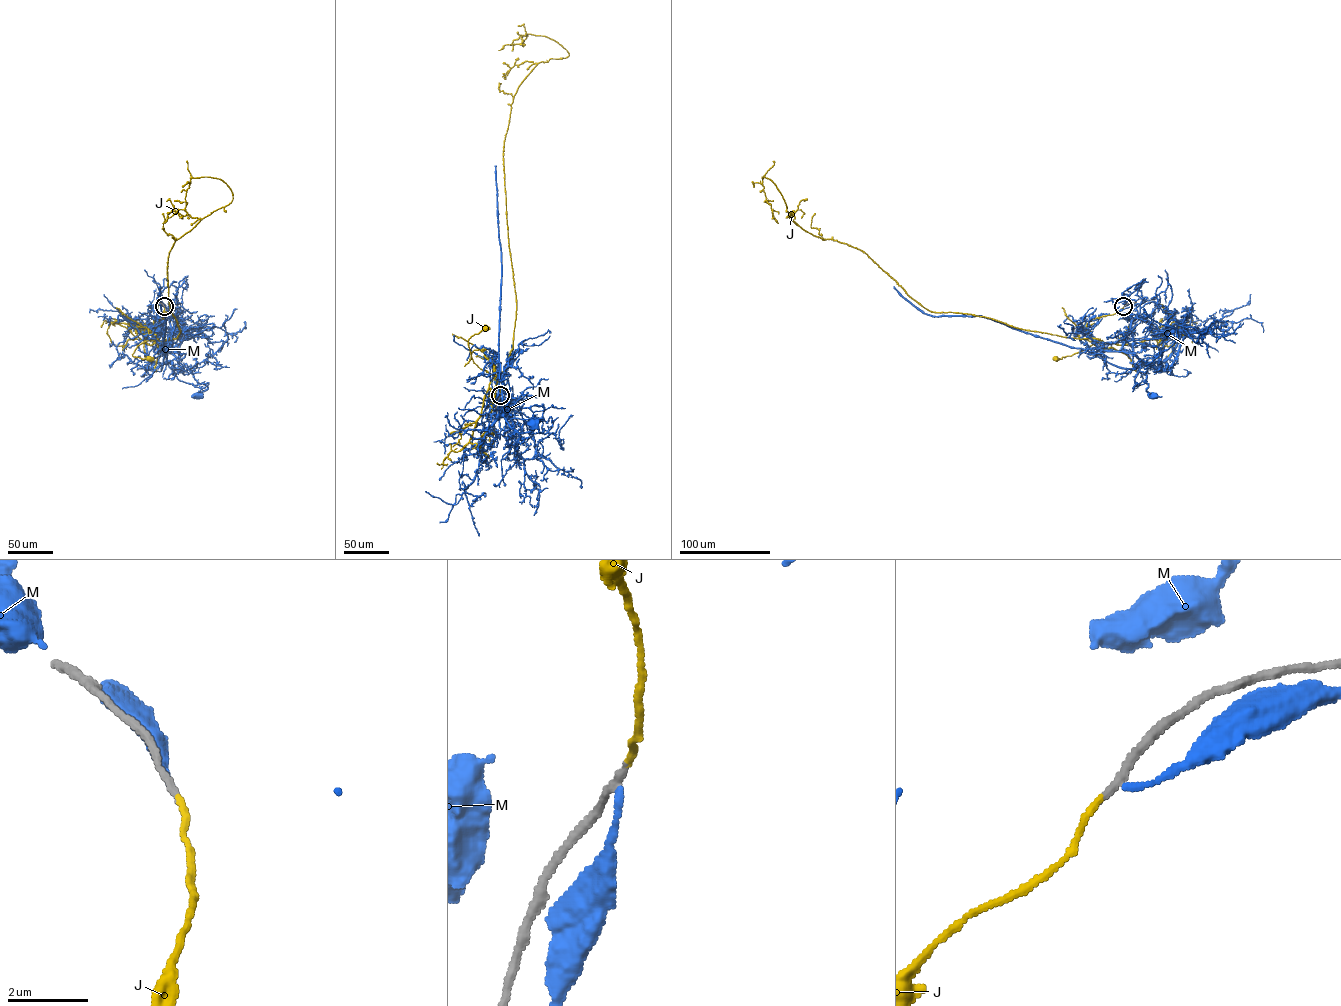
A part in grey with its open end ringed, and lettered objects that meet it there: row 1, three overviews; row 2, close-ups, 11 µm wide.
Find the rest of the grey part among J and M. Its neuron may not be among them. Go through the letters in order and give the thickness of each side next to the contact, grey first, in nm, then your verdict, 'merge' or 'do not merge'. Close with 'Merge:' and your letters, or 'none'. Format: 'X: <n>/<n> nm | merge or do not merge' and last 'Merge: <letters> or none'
J: 190/140 nm | merge
M: 220/140 nm | do not merge
Merge: J

